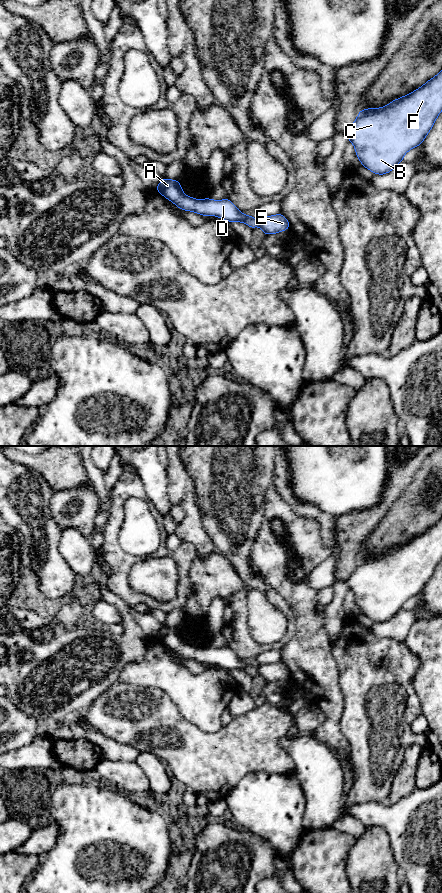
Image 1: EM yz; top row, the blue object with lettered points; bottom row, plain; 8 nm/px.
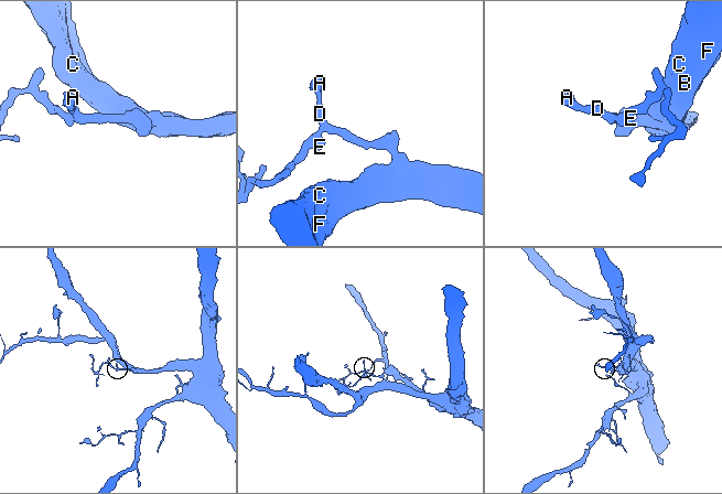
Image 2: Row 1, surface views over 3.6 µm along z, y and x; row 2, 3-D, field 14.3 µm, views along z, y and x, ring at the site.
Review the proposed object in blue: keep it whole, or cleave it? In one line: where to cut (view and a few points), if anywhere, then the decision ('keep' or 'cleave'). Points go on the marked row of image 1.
no cut; keep

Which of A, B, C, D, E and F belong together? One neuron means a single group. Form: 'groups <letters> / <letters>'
groups A B C D E F

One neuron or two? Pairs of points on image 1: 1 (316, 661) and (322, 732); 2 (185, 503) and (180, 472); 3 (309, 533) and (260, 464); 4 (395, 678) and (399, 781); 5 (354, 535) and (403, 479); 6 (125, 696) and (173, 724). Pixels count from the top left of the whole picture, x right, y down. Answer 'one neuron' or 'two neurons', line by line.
1: one neuron
2: one neuron
3: two neurons
4: two neurons
5: one neuron
6: one neuron

